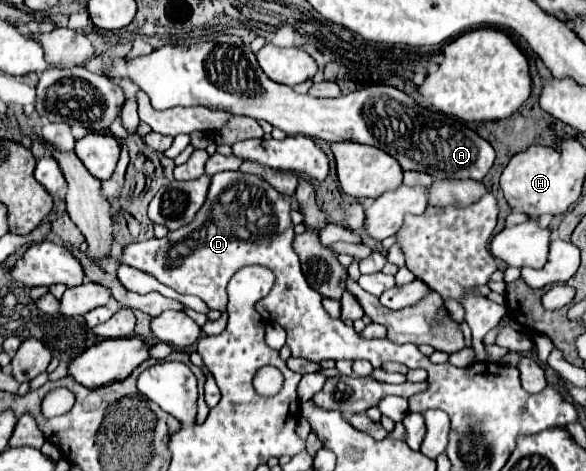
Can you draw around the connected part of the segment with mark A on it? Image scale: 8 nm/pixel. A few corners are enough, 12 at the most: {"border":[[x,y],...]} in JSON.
{"border":[[235,35],[165,45],[113,77],[155,109],[205,105],[355,141],[435,179],[493,147],[389,85],[337,99],[271,81]]}

